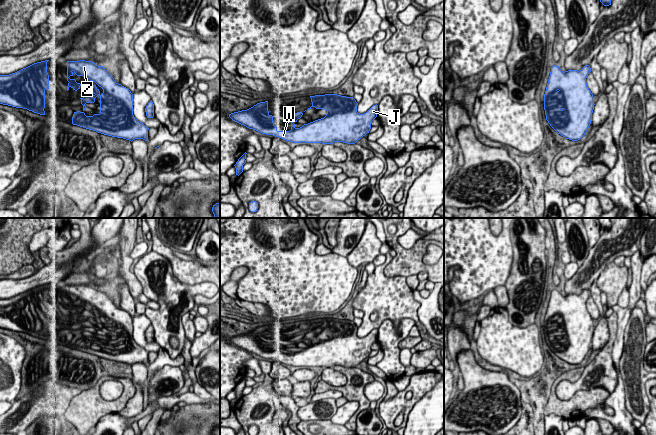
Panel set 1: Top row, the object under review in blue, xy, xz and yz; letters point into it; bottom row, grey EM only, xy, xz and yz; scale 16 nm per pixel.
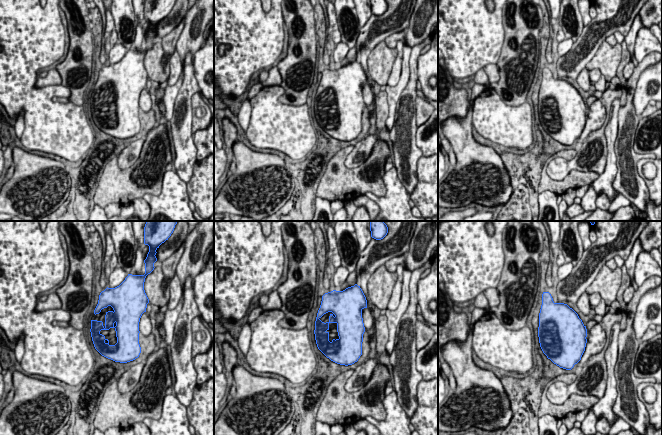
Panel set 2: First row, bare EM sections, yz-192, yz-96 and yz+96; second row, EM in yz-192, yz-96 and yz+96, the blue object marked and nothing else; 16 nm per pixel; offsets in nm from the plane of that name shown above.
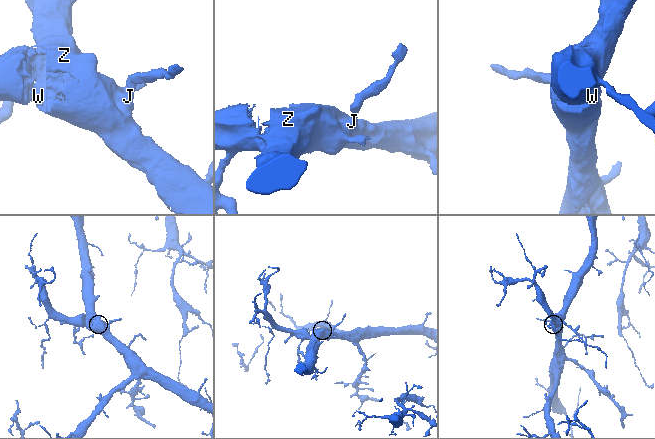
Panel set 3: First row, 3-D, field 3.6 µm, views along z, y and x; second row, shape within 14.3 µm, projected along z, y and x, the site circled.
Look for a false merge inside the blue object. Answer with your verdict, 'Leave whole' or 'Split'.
Leave whole

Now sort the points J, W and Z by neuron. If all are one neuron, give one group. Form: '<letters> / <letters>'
J W Z

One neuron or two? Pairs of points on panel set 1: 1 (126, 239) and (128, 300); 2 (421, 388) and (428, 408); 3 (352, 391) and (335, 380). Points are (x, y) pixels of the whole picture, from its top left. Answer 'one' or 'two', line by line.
1: two
2: two
3: two

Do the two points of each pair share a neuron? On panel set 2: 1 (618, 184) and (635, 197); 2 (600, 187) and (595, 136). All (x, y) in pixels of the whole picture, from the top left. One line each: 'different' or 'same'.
1: same
2: different

